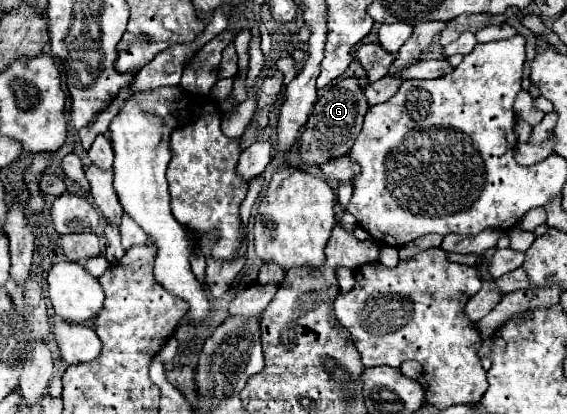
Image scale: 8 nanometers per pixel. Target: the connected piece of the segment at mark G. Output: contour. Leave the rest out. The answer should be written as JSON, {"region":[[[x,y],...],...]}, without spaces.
{"region":[[[345,77],[329,87],[323,97],[311,109],[311,115],[305,123],[305,131],[301,135],[301,157],[307,165],[323,165],[333,155],[347,155],[351,145],[355,143],[363,117],[369,111],[369,103],[365,99],[363,87],[359,85],[357,77]]]}

